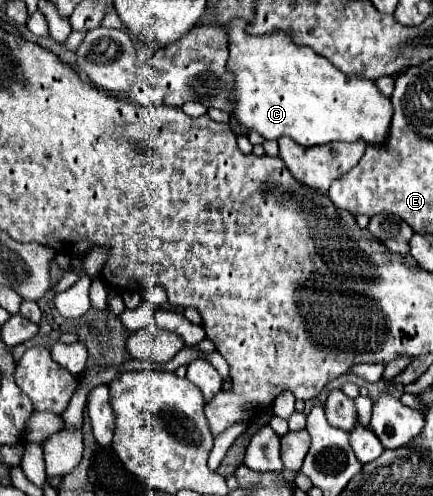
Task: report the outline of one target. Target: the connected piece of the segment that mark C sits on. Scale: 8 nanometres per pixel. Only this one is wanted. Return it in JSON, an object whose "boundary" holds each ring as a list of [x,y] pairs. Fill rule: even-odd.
{"boundary":[[[239,17],[231,19],[225,29],[229,47],[227,71],[233,77],[229,103],[233,105],[233,117],[241,125],[257,131],[263,139],[279,139],[287,135],[305,147],[325,145],[331,141],[357,141],[357,137],[373,145],[381,145],[385,141],[393,107],[389,97],[379,93],[373,81],[341,75],[341,71],[337,71],[327,59],[321,59],[321,55],[317,55],[311,47],[295,45],[283,31],[271,31],[255,37],[247,33],[247,21]]]}

